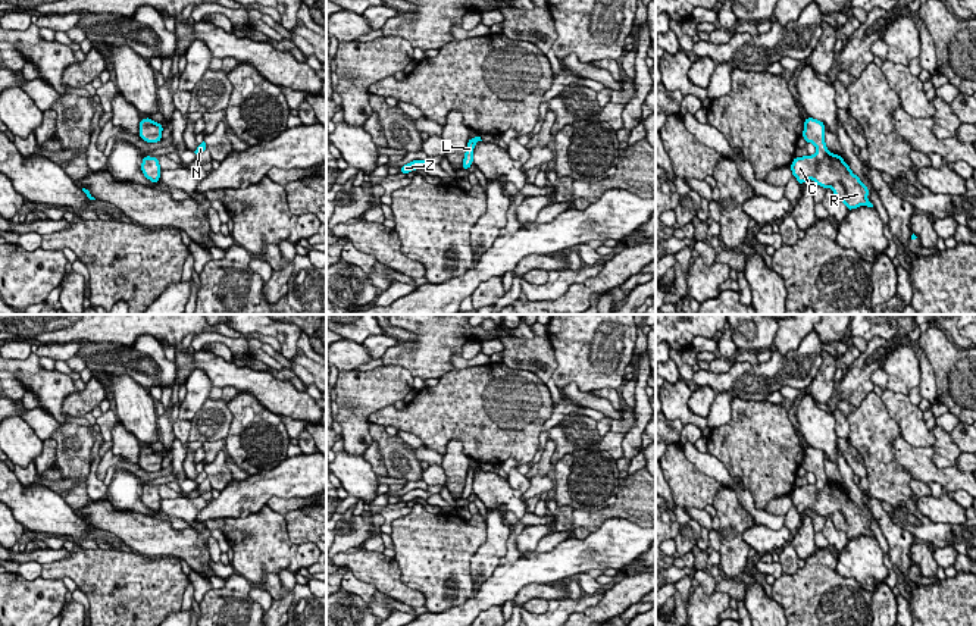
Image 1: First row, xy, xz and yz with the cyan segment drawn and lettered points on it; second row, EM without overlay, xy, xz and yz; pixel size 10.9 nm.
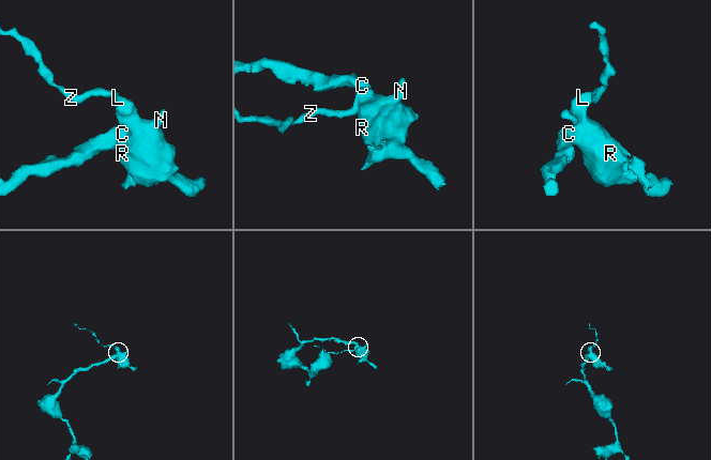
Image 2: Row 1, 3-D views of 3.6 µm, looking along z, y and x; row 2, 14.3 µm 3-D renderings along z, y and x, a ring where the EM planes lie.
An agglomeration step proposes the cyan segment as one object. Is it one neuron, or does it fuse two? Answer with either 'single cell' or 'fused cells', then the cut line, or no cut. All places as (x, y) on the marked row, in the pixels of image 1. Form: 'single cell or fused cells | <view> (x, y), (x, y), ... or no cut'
single cell | no cut

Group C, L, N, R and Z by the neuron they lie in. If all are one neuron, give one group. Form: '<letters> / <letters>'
C L N R Z

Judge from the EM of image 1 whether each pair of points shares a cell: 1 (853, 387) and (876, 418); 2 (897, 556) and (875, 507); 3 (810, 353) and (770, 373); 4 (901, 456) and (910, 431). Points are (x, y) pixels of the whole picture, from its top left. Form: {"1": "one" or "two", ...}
{"1": "two", "2": "one", "3": "one", "4": "two"}

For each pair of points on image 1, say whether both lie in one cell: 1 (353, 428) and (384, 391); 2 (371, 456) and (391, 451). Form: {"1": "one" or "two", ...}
{"1": "one", "2": "two"}

